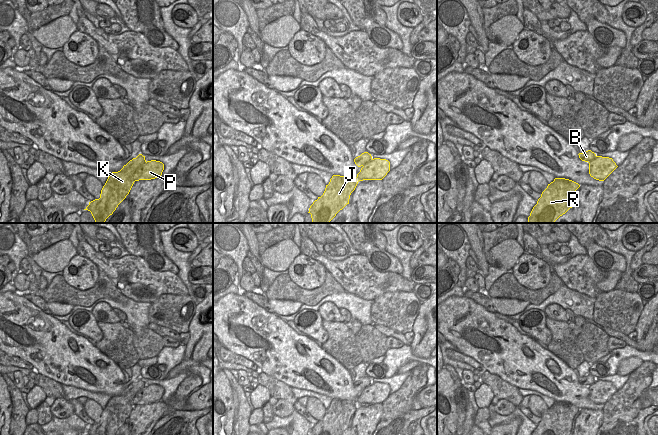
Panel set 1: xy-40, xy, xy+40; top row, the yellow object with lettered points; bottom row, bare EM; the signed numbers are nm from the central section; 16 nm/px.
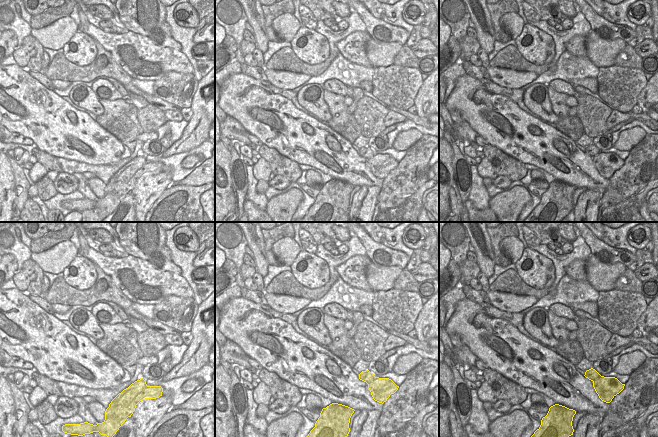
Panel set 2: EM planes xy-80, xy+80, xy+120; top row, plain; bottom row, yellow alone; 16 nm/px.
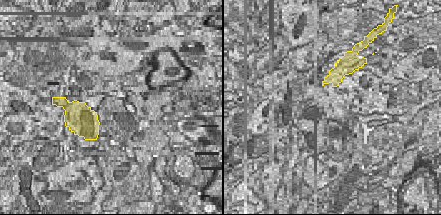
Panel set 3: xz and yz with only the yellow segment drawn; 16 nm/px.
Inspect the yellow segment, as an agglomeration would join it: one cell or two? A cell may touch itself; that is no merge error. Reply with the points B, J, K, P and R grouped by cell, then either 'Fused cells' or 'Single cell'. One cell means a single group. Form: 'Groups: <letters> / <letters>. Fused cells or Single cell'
Groups: B J K R / P. Fused cells

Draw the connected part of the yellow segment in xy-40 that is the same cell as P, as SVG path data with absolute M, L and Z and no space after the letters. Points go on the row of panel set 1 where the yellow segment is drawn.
M156 160L147 161L141 167L139 167L133 175L133 179L131 181L131 188L135 181L151 180L161 177L163 170L164 164L162 162Z

